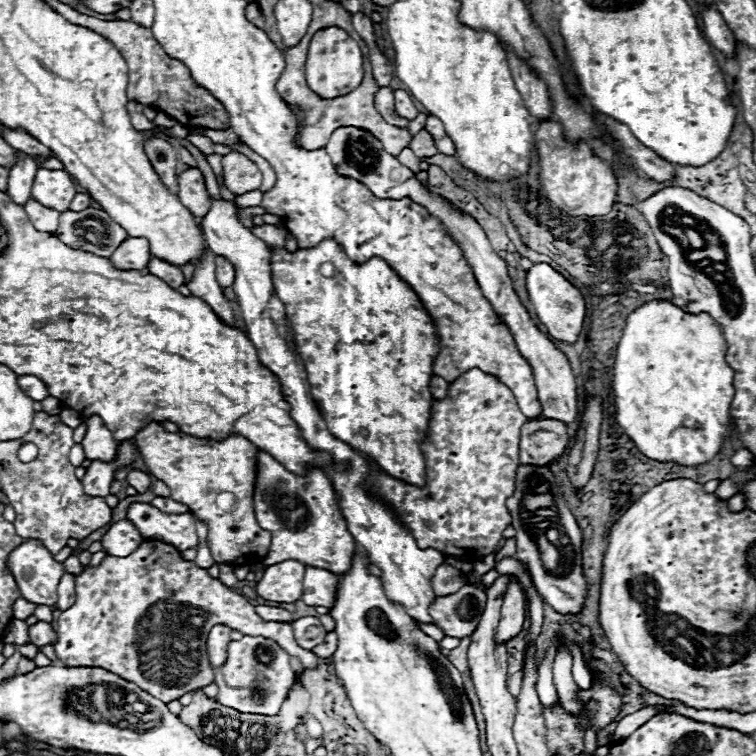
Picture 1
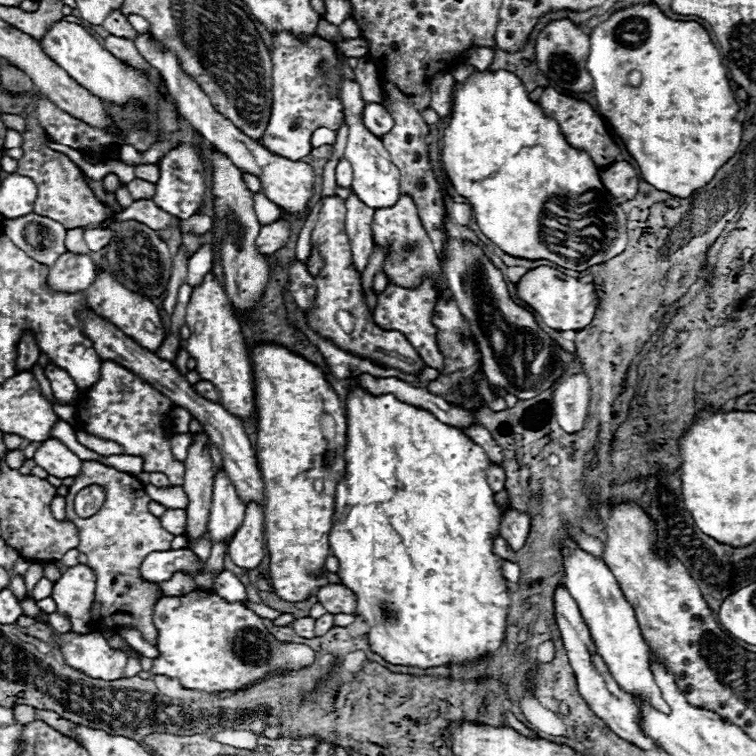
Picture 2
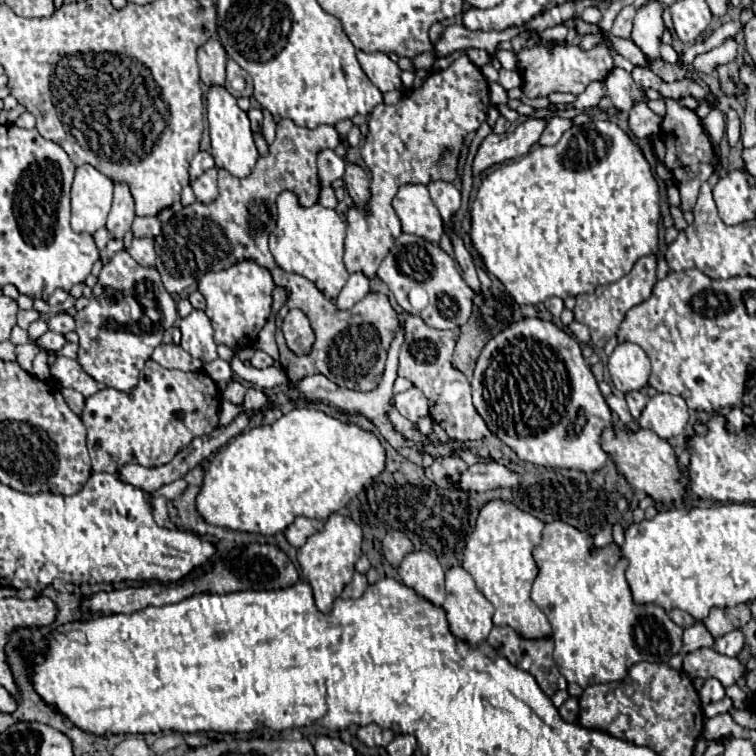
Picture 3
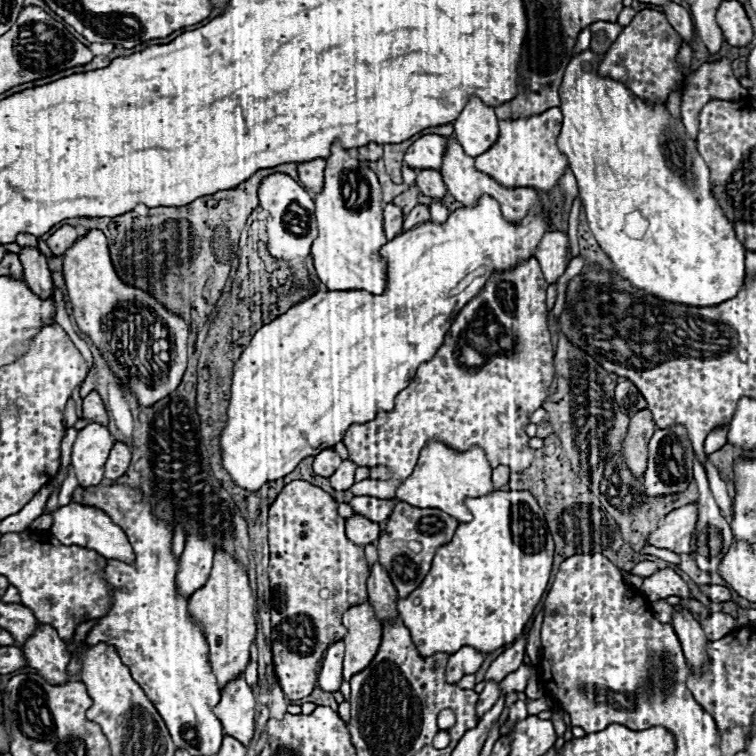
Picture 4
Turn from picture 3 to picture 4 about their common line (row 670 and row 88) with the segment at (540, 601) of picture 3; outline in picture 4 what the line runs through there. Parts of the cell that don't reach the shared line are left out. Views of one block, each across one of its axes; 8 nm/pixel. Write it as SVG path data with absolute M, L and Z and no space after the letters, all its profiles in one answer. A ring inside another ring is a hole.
M590 50L574 56L566 68L562 86L560 86L560 110L564 114L564 122L562 122L562 130L558 134L558 148L562 154L566 154L568 162L570 162L570 170L574 172L576 180L578 180L578 188L580 188L580 198L588 216L588 226L594 234L594 238L598 240L600 248L608 254L608 258L614 262L616 272L628 280L634 288L644 290L660 300L666 302L676 302L676 304L684 304L684 306L716 306L722 304L730 298L734 298L742 284L744 284L744 248L742 244L736 240L734 234L734 226L726 220L722 208L718 206L718 202L712 196L712 186L710 186L710 178L708 178L708 168L702 160L702 156L696 150L696 142L690 140L686 136L686 130L682 126L680 120L672 120L666 106L652 106L644 100L640 100L638 96L634 96L622 82L616 82L612 78L600 78L598 76L598 64L602 60L602 54L594 54ZM638 210L638 218L632 218L628 222L628 214Z

